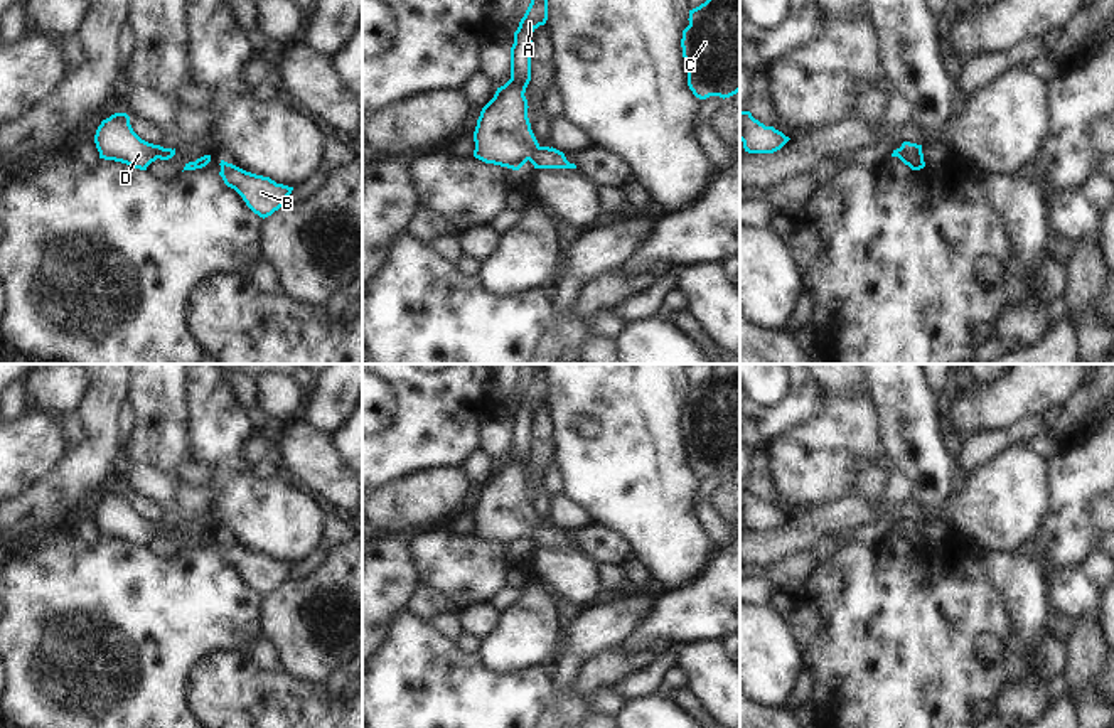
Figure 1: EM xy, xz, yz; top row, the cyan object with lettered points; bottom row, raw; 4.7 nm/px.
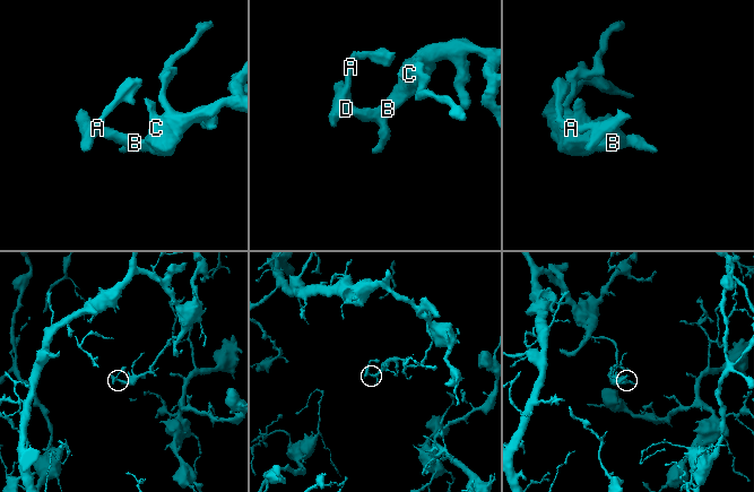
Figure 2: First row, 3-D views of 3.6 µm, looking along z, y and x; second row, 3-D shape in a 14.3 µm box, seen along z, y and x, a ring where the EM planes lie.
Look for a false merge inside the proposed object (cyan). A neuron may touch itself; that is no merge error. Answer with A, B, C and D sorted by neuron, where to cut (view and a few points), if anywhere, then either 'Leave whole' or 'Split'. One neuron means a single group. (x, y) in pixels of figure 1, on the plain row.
Groups: A B C D. No split. Leave whole

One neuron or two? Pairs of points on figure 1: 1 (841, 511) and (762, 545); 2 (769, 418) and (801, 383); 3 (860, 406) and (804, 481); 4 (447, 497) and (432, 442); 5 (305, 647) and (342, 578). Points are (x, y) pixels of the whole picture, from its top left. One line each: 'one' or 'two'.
1: one
2: one
3: one
4: two
5: one

